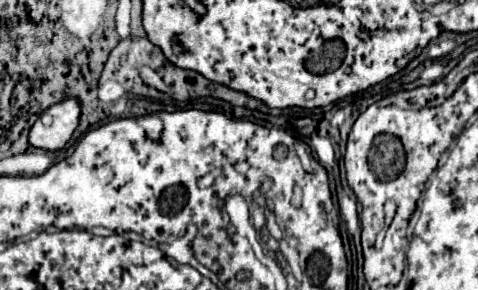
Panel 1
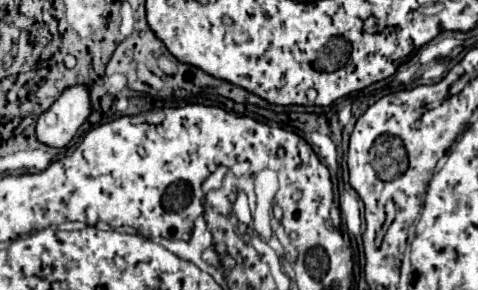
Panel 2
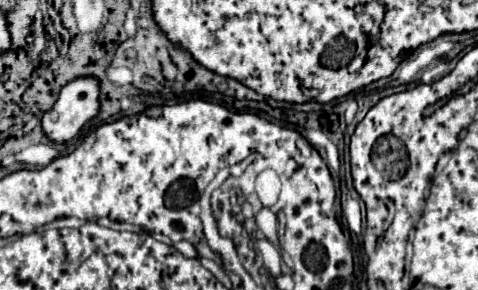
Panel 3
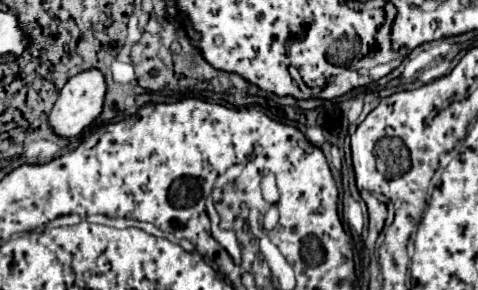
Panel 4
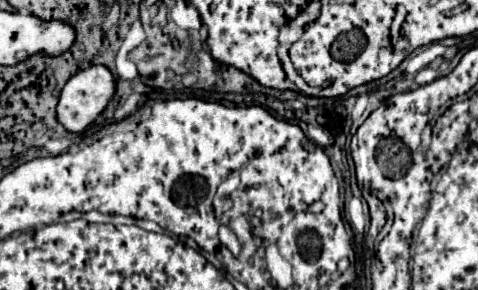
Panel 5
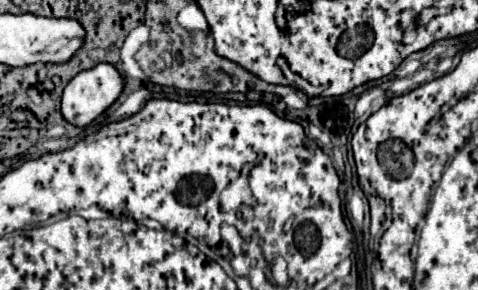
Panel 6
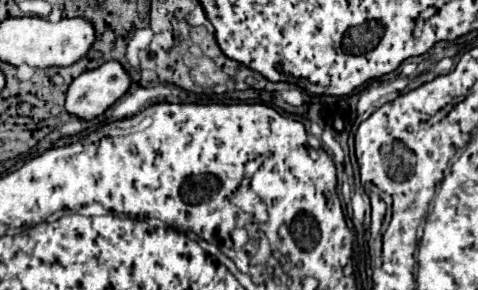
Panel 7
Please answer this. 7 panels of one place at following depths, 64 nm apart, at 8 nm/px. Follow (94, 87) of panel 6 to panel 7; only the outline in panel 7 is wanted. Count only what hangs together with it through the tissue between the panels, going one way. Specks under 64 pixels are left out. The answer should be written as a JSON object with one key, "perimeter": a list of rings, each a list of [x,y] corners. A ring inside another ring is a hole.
{"perimeter":[[[116,60],[80,74],[68,88],[66,110],[82,120],[92,120],[122,98],[130,87],[130,74]]]}

